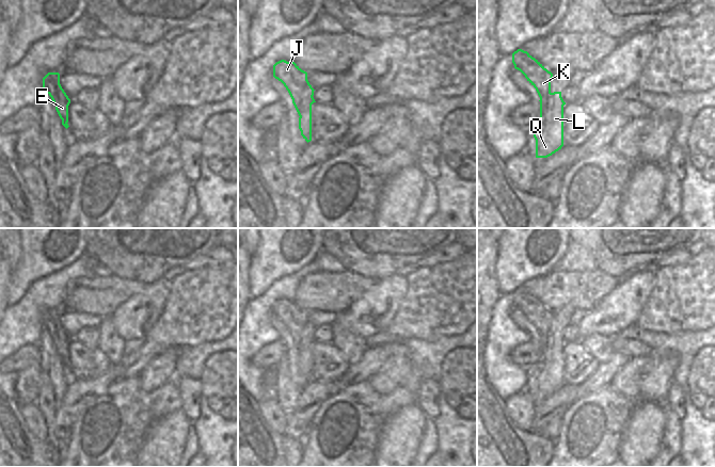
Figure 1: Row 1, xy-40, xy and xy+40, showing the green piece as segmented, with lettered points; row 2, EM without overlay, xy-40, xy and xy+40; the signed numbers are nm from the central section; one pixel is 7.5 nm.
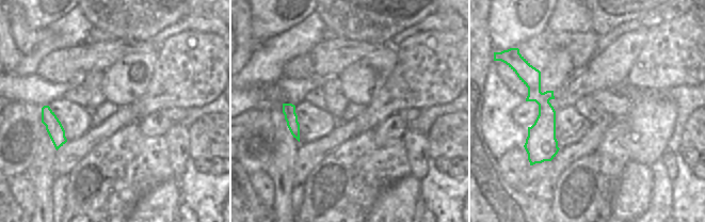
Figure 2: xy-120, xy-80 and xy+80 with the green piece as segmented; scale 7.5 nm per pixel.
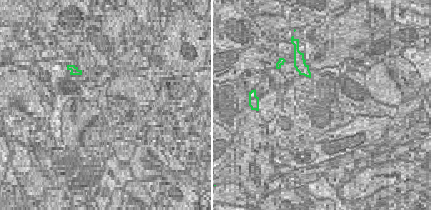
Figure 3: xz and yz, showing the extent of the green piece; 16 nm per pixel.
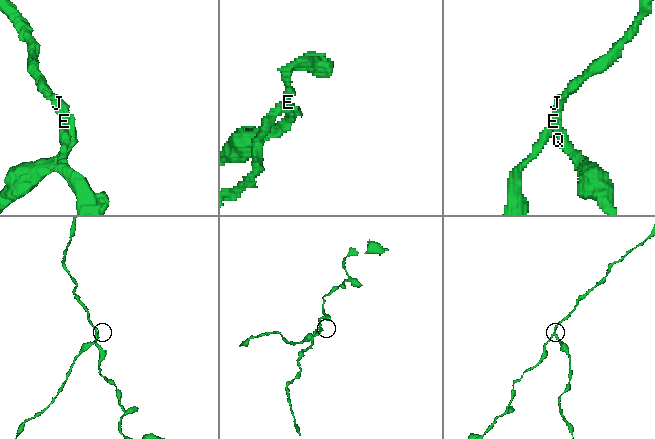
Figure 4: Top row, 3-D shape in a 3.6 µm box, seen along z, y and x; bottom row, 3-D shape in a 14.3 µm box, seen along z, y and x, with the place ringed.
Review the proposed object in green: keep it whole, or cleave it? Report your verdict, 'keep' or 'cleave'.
cleave

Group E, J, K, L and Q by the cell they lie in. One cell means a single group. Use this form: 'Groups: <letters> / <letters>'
Groups: E J K / L Q.

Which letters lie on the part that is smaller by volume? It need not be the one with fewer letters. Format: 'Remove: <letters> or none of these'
Remove: L, Q.

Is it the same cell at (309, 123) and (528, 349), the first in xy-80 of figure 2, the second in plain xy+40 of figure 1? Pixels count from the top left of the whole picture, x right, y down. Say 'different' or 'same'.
different

